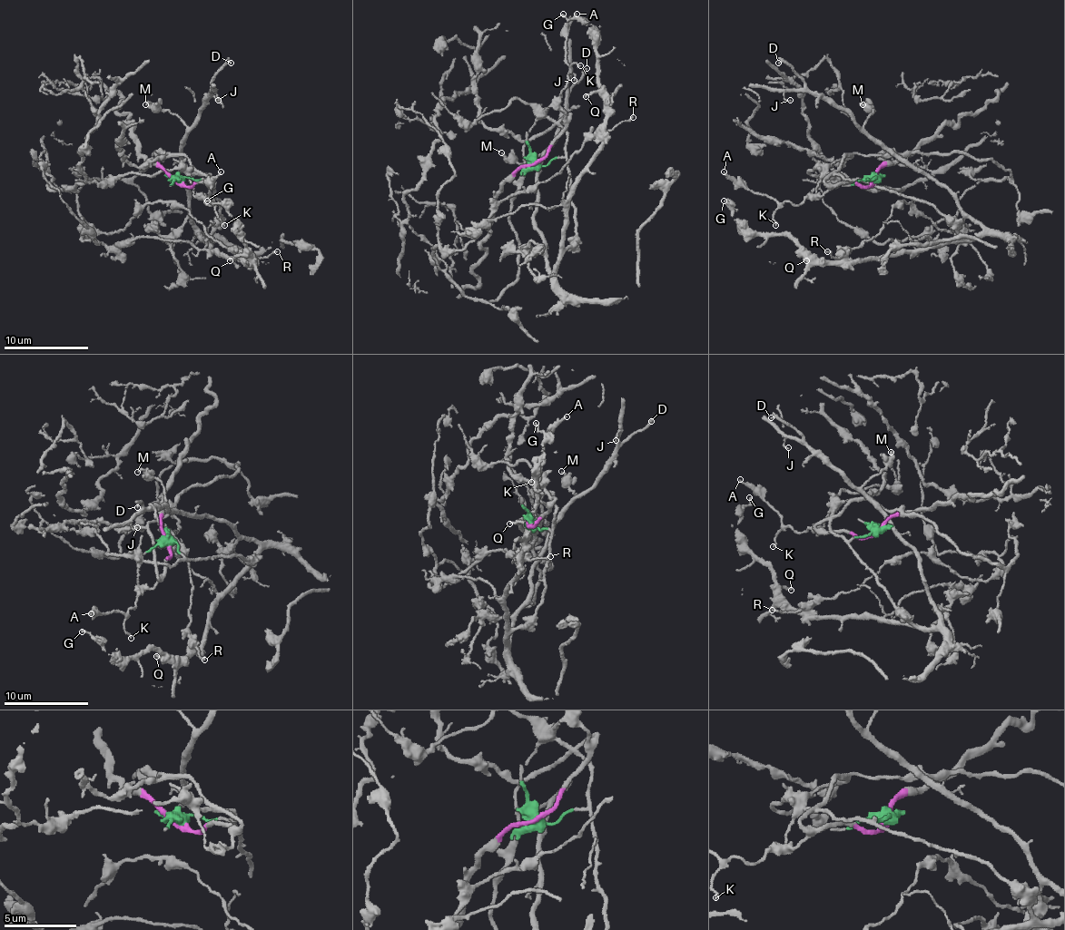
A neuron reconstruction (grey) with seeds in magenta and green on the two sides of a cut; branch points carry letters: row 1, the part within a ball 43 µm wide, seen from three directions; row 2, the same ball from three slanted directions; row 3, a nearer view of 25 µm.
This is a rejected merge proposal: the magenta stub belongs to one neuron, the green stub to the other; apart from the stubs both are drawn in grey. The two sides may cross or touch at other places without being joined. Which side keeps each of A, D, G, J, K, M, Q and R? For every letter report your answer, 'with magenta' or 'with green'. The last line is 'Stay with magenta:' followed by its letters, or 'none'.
A: with magenta
D: with green
G: with green
J: with green
K: with magenta
M: with green
Q: with green
R: with green
Stay with magenta: A, K

